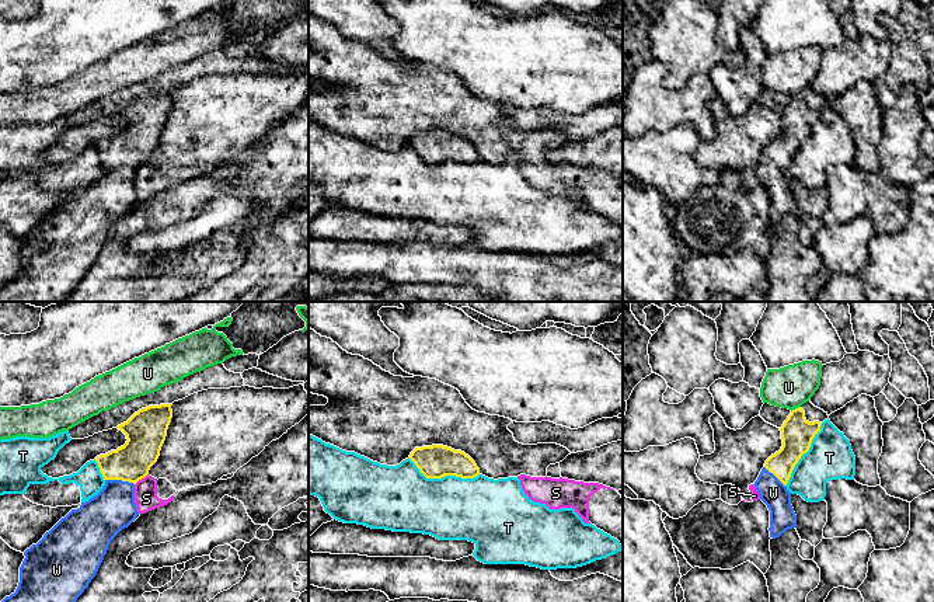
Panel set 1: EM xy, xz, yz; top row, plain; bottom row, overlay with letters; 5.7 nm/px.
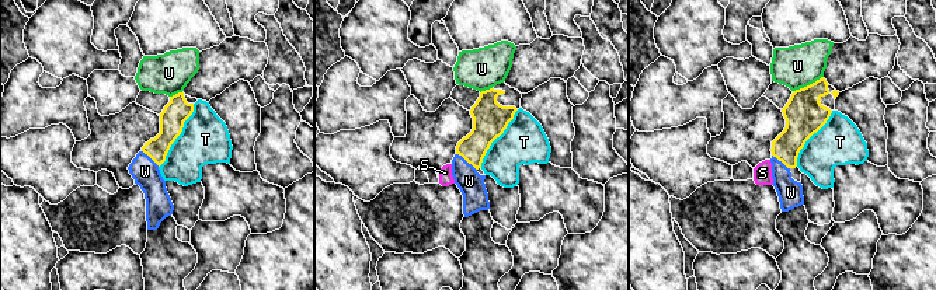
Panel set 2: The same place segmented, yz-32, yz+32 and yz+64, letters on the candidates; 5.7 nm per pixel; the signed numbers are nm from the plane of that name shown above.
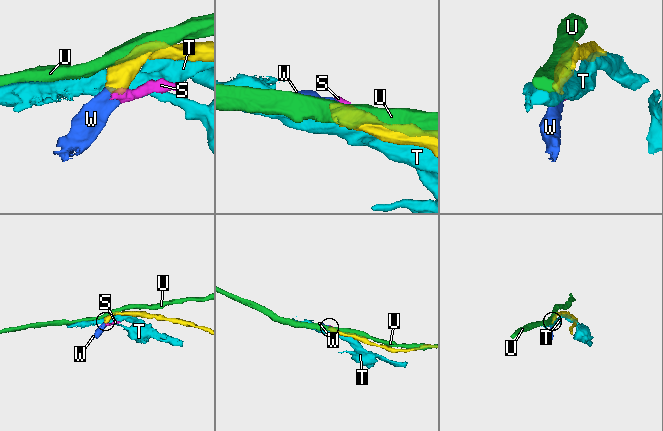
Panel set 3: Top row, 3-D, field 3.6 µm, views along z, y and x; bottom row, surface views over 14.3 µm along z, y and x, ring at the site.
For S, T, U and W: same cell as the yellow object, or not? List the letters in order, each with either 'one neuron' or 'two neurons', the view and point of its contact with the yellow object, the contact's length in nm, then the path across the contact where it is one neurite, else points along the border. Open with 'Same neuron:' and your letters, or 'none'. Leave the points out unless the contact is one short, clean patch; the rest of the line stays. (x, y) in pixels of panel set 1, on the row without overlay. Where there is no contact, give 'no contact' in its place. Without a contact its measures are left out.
Same neuron: W
S: two neurons | xy (140, 164) | 100 nm | along xy (147, 159), (135, 170)
T: two neurons | xz (443, 162) | 420 nm
U: two neurons | yz (795, 94) | 70 nm
W: one neuron | xy (119, 164) | 170 nm | across xy (131, 148), (121, 157), (119, 164), (115, 190), (101, 204)

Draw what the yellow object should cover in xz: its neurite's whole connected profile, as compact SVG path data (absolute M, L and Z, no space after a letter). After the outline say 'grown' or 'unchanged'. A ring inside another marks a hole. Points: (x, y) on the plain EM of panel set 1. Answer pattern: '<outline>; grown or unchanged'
M443 131L415 133L410 145L426 164L445 161L474 164L480 160L480 154L468 140Z; unchanged

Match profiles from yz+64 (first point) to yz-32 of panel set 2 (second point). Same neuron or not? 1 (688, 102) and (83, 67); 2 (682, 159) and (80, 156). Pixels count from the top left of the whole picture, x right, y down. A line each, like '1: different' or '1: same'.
1: different
2: different

